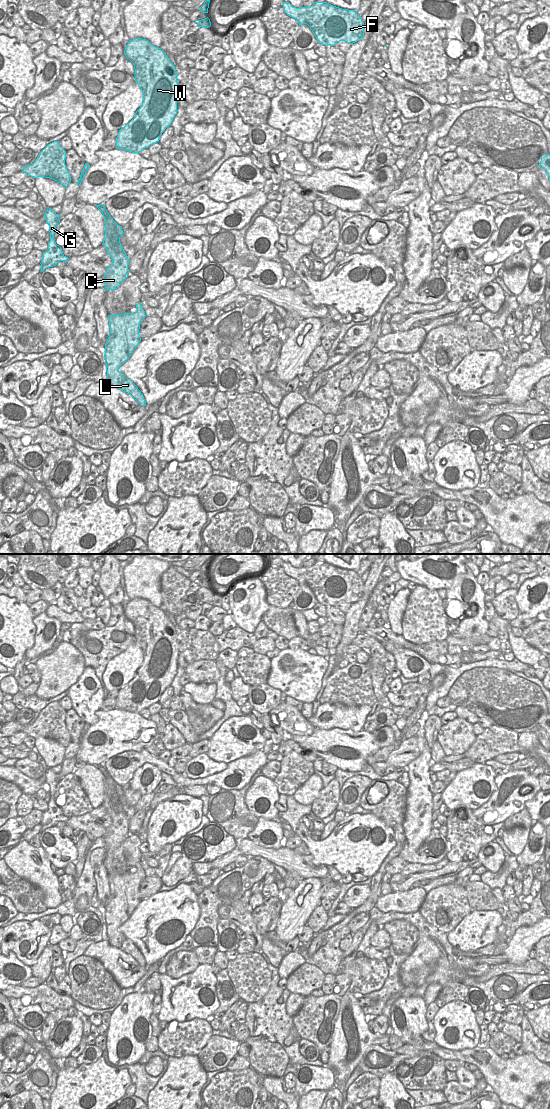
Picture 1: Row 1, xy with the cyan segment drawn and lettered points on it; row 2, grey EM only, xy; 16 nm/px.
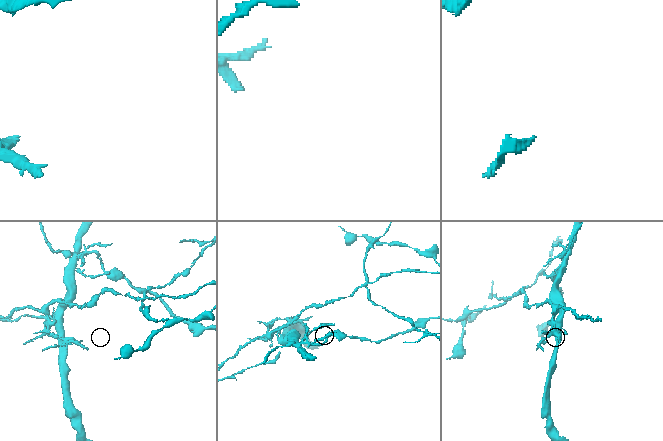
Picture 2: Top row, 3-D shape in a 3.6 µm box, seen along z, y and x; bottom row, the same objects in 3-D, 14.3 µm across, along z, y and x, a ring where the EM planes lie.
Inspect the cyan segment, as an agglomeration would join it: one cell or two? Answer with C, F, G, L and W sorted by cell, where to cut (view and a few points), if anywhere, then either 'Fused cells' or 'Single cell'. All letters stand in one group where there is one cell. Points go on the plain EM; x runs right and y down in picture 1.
Groups: C F L W / G. Split along xy (103, 774), (109, 775). Fused cells.

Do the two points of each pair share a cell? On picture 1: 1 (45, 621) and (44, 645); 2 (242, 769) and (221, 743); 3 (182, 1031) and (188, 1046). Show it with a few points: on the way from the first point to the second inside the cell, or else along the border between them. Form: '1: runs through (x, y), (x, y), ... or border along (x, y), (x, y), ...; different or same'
1: runs through (43, 627), (39, 633), (43, 639); same
2: border along (257, 751), (226, 763); different
3: runs through (182, 1035), (188, 1042); same

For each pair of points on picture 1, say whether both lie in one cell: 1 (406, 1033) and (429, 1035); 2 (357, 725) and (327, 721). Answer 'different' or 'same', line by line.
1: different
2: same

